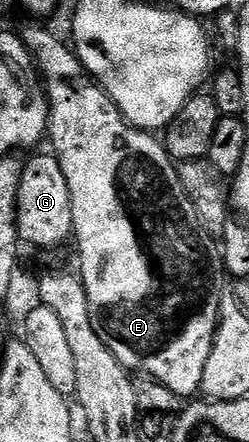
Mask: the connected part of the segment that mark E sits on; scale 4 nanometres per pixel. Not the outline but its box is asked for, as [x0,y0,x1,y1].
[21,22,225,398]

